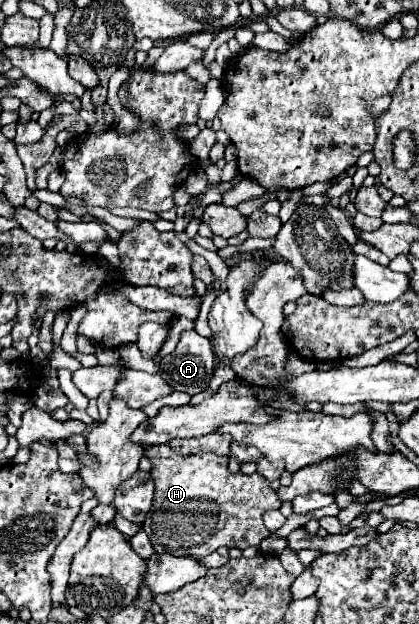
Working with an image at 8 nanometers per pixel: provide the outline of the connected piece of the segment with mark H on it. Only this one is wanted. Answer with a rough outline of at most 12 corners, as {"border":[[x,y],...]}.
{"border":[[145,450],[157,554],[259,546],[281,500],[229,456]]}

